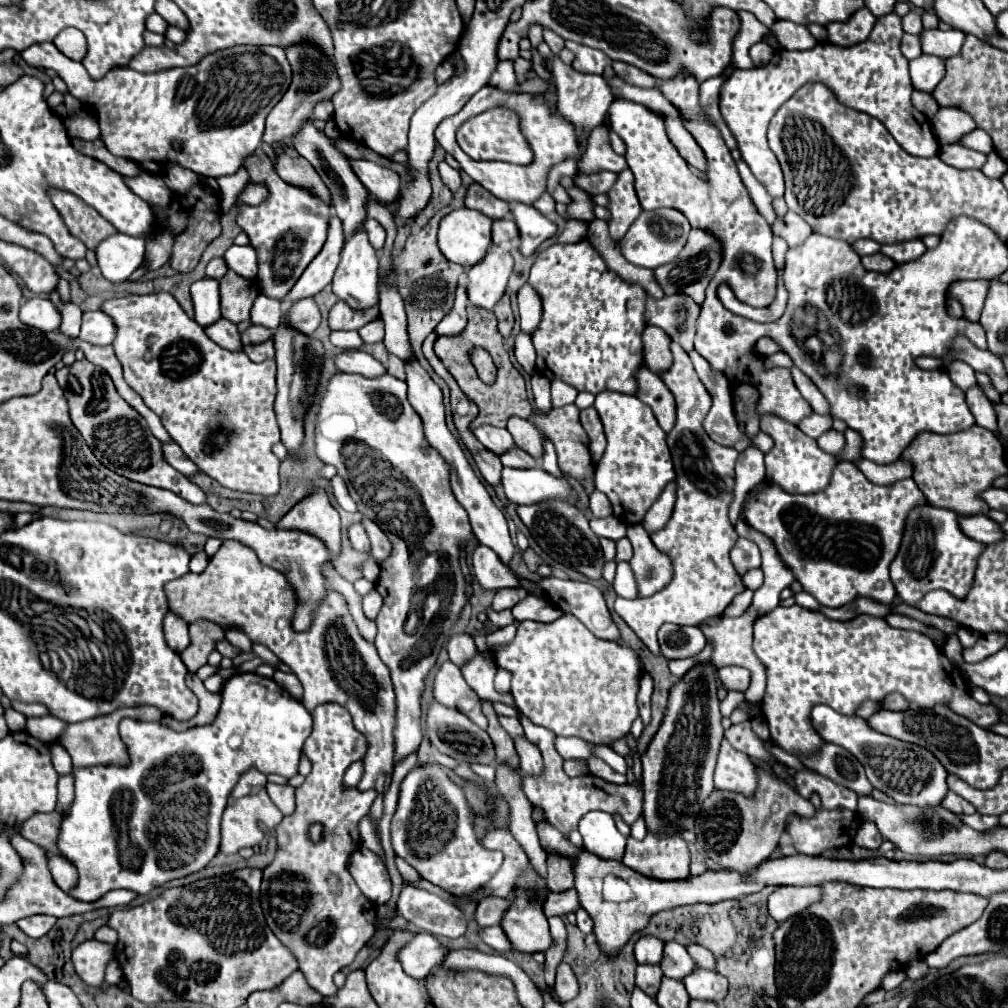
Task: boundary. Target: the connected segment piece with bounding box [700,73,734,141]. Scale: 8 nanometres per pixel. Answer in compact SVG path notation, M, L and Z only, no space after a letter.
M718 75L718 77L712 77L708 81L704 81L700 85L700 105L706 109L706 113L714 119L714 123L718 125L724 141L734 141L734 135L732 131L728 129L722 113L720 113L720 87L722 83L726 81L726 75Z

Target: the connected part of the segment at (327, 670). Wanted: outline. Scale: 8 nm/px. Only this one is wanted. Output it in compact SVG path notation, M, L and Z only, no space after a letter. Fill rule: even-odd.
M228 539L222 543L222 547L210 557L210 563L202 575L186 573L184 577L170 581L164 589L166 589L170 609L176 615L180 615L186 623L192 623L196 619L210 619L210 621L218 623L220 627L232 627L232 625L240 627L248 633L248 637L252 641L266 645L274 655L278 655L278 659L282 663L286 663L294 671L294 675L300 679L303 687L302 703L306 705L308 711L312 711L316 705L328 703L328 701L338 703L348 709L348 713L352 715L354 727L368 741L368 751L362 759L364 775L362 775L360 783L356 785L358 791L372 789L378 771L386 771L386 775L390 777L392 745L394 745L392 743L392 725L394 725L394 715L396 715L396 701L394 701L390 671L378 657L376 647L358 633L358 627L352 621L346 601L340 593L330 591L322 603L322 609L314 617L310 631L296 633L292 629L292 617L294 617L294 609L296 609L296 593L294 593L292 585L288 585L286 577L280 571L262 565L250 547L246 547L244 543L238 543L234 539Z

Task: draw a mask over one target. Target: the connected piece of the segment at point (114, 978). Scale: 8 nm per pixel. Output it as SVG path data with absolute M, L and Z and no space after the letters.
M112 959L112 961L108 963L108 967L106 967L106 983L108 983L108 985L120 985L122 981L124 981L124 973L122 973L118 961Z

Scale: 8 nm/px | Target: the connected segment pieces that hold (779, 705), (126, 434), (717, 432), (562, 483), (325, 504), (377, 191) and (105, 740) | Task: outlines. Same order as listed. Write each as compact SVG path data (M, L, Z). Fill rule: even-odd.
M800 605L776 607L772 609L772 613L766 613L754 621L752 649L766 669L768 683L766 695L762 699L762 713L770 727L770 739L792 755L810 755L822 747L824 741L812 729L810 723L810 711L818 703L826 703L828 707L832 707L842 715L854 715L862 701L866 699L882 701L888 693L898 691L912 705L918 707L944 703L958 715L968 717L970 721L974 721L984 729L998 723L998 709L994 705L980 705L972 699L960 669L956 667L956 673L950 673L952 663L926 635L916 631L894 629L880 617L858 615L852 621L832 621L824 617L820 611L810 611Z
M82 359L76 361L72 367L56 371L54 375L64 391L64 397L68 399L74 427L80 431L80 435L84 437L84 441L100 463L104 463L108 469L126 479L158 489L168 489L194 505L204 503L204 491L164 461L164 455L160 453L160 441L152 437L152 433L148 433L148 425L144 425L140 413L136 413L118 395L112 379L108 377L108 373L104 373L104 369L96 369L96 365ZM70 373L76 377L76 381L70 381Z
M692 349L688 355L694 363L694 369L696 369L700 381L712 395L712 407L710 407L708 415L704 417L704 431L708 433L708 437L712 441L716 441L724 447L734 447L740 431L738 431L738 419L736 419L736 411L734 411L730 381L722 373L714 371L710 367L710 363L702 355L698 355L696 349Z
M504 467L500 485L502 485L504 495L516 505L532 505L536 501L546 501L546 499L564 499L564 501L572 503L570 483L564 477L562 479L552 477L544 469L510 469L510 467Z
M324 491L312 493L308 501L300 501L296 509L290 509L290 513L276 523L276 529L304 531L318 537L330 551L330 565L340 555L340 515Z
M366 159L352 161L352 169L360 177L364 187L370 191L372 199L376 199L382 205L390 205L392 201L396 201L400 193L400 183L402 183L396 171Z
M142 705L142 707L132 707L132 709L118 709L116 713L110 713L110 715L69 724L59 736L59 740L62 747L71 756L74 769L84 767L84 765L106 765L106 763L124 765L128 761L126 747L124 747L124 743L120 741L120 735L118 735L118 723L124 717L142 719L142 721L158 721L162 717L162 713L156 707Z

